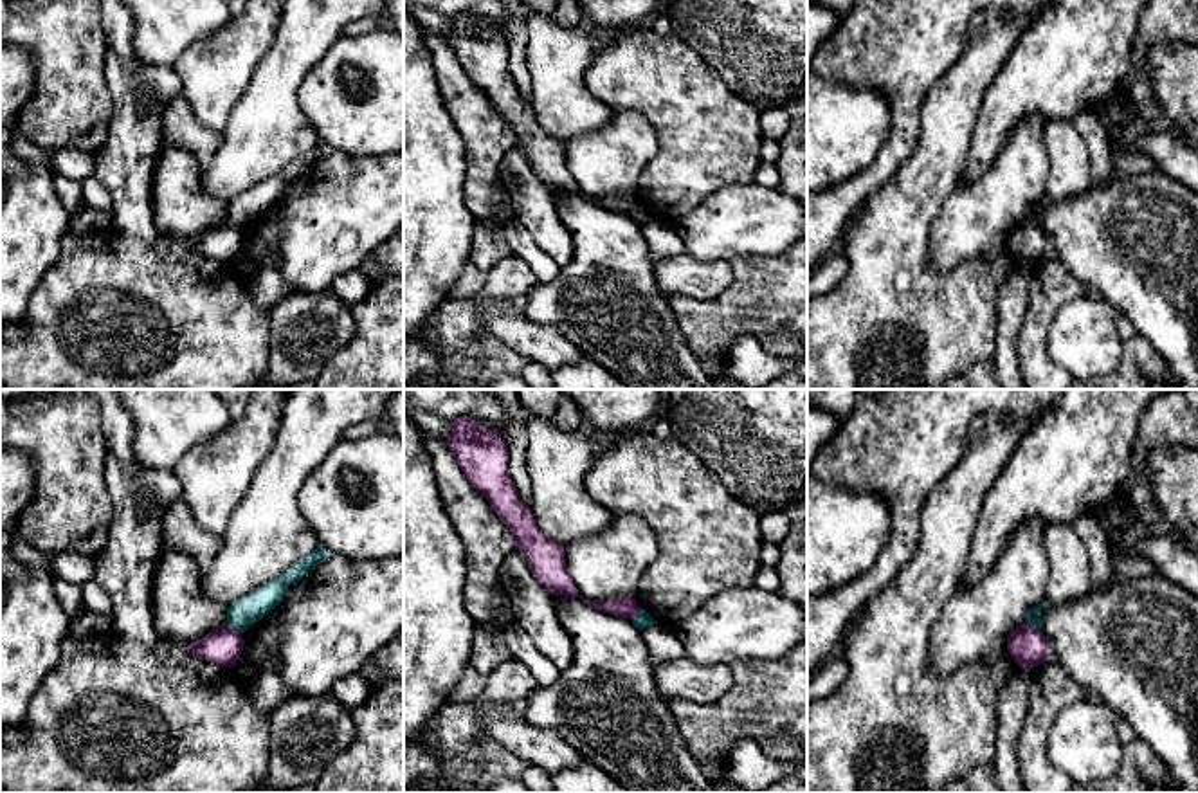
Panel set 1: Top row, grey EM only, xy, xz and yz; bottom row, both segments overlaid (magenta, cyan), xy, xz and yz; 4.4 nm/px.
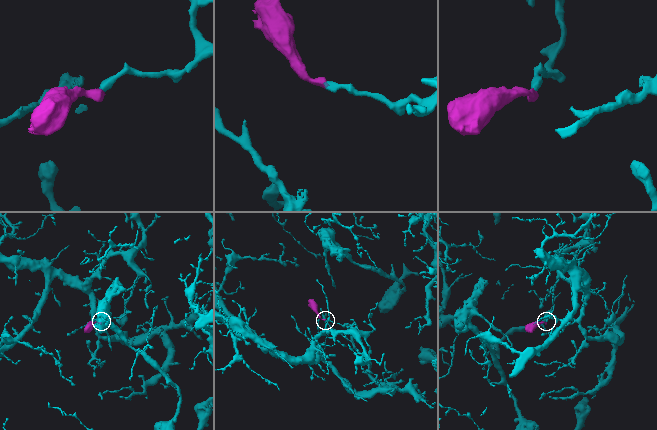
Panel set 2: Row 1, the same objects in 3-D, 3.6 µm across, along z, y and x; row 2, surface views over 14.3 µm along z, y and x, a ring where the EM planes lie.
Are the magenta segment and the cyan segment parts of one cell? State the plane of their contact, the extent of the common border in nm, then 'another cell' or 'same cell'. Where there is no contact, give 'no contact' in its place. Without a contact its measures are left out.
meets magenta in yz; contact 80 nm long; another cell

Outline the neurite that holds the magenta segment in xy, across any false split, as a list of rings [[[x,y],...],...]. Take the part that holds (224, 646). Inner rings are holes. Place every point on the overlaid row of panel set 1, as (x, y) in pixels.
[[[227,625],[207,633],[193,645],[187,645],[186,649],[205,661],[218,663],[222,667],[232,667],[236,665],[236,660],[240,658],[243,651],[245,640],[241,633],[229,629]]]

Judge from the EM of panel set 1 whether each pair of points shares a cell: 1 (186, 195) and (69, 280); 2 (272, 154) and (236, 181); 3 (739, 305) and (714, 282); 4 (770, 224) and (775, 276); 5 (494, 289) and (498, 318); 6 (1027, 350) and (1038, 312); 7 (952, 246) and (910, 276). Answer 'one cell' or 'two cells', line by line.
1: two cells
2: one cell
3: two cells
4: two cells
5: two cells
6: one cell
7: two cells

